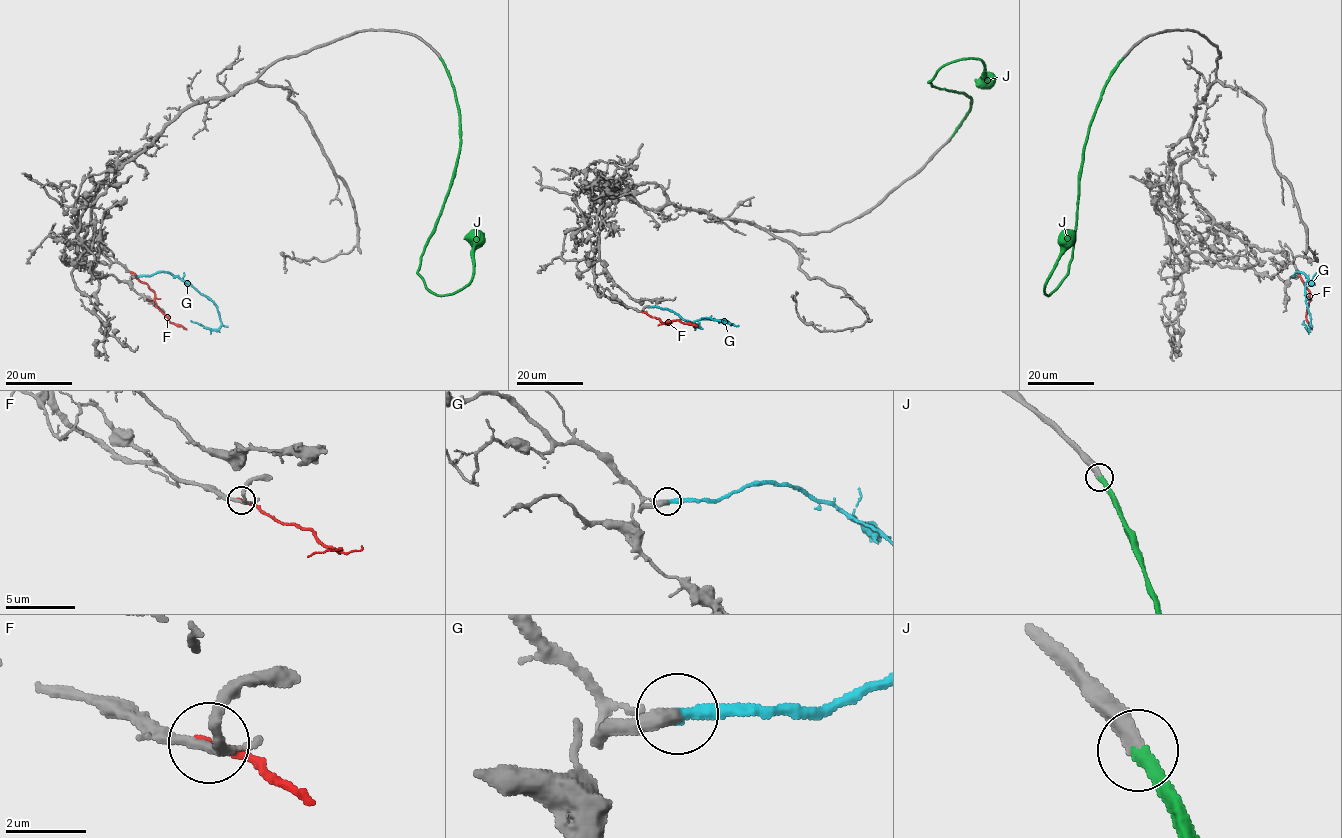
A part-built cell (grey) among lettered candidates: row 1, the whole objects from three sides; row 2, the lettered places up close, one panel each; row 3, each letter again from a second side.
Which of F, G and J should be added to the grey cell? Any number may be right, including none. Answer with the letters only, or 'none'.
G, J

